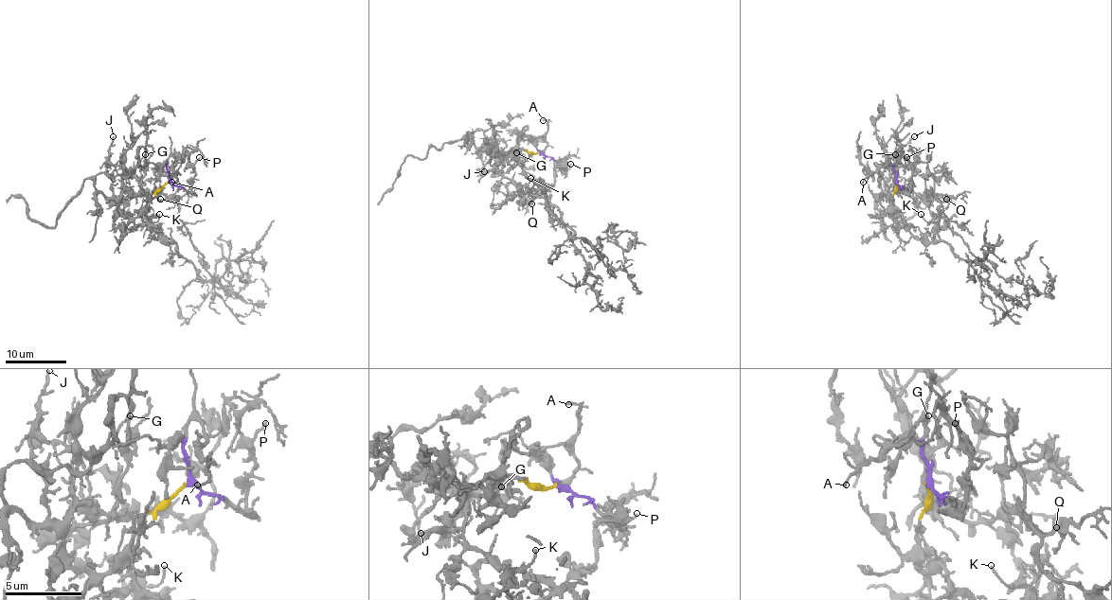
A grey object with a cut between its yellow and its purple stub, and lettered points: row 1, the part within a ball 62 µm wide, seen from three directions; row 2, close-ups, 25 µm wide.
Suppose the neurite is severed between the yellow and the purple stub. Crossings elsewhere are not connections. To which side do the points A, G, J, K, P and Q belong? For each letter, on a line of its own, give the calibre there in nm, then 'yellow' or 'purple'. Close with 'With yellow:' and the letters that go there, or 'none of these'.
A: calibre 150 nm; purple
G: calibre 190 nm; yellow
J: calibre 150 nm; yellow
K: calibre 140 nm; yellow
P: calibre 150 nm; purple
Q: calibre 130 nm; yellow
With yellow: G, J, K, Q

